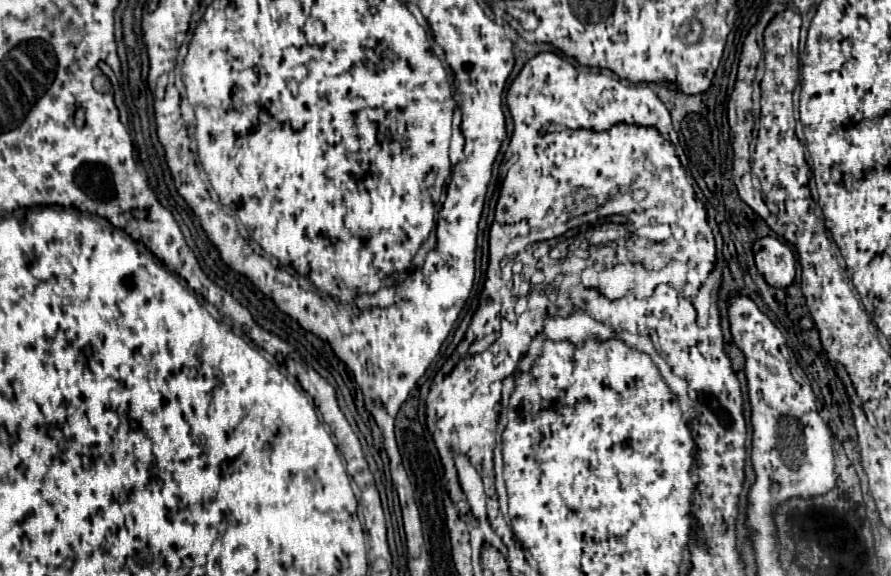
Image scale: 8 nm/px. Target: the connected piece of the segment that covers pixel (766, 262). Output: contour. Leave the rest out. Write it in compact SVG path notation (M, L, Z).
M774 236L754 242L754 260L758 272L774 288L788 288L796 276L796 258L788 244Z

